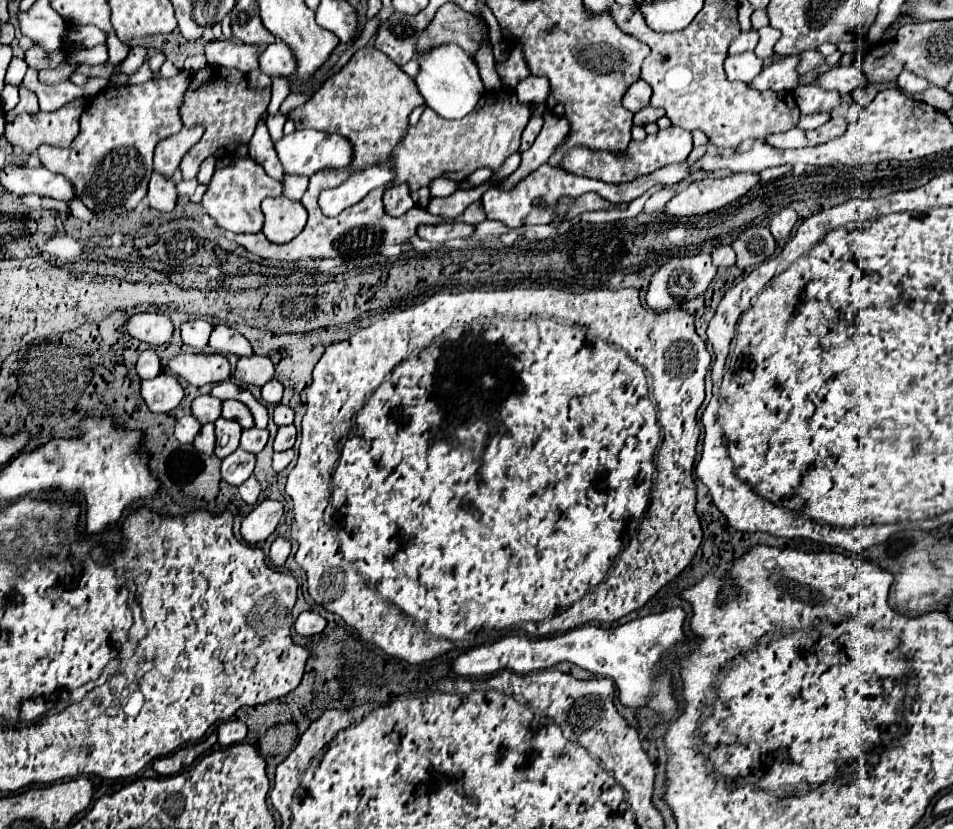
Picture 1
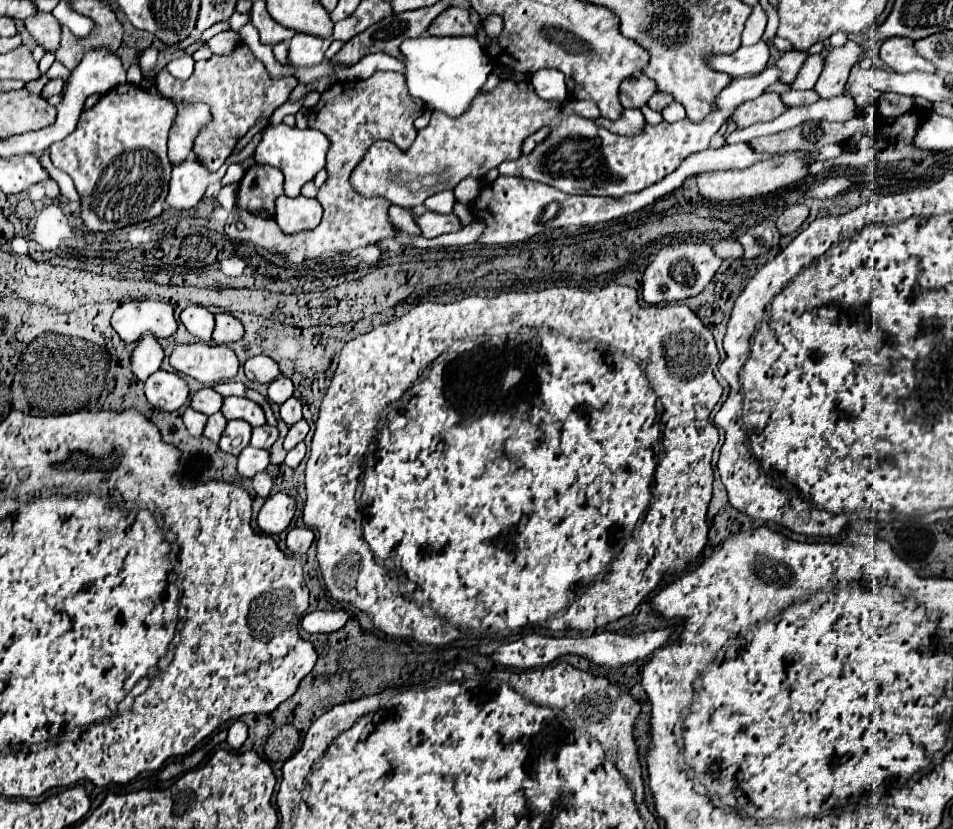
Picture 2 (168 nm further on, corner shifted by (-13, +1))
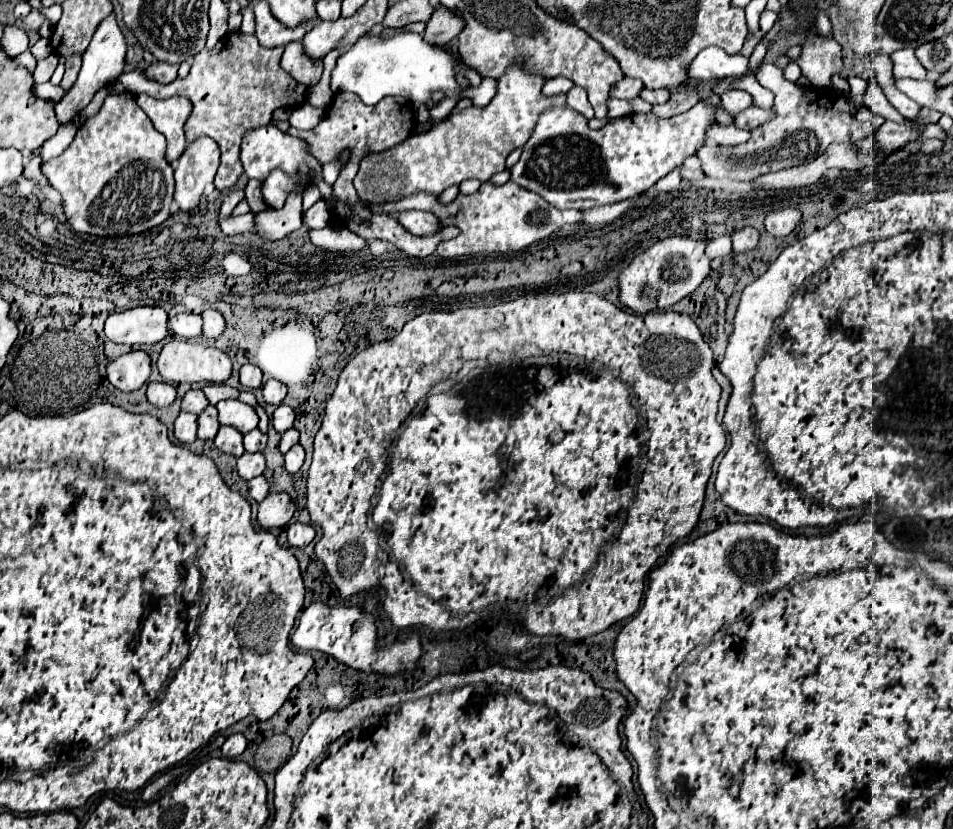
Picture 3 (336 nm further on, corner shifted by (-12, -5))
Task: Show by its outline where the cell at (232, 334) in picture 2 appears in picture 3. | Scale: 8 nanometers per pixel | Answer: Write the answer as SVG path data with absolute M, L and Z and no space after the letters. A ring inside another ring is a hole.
M204 310L200 316L204 320L204 324L202 324L202 336L208 338L208 340L218 338L222 334L222 330L224 330L224 318L222 318L222 314L218 310Z

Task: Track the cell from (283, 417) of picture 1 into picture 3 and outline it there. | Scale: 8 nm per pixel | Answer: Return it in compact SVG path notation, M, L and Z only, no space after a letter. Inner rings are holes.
M278 406L276 410L274 410L274 414L272 414L272 426L274 426L274 430L276 432L286 432L288 428L292 428L292 424L294 424L294 418L296 418L296 414L294 414L294 410L290 408L290 406Z

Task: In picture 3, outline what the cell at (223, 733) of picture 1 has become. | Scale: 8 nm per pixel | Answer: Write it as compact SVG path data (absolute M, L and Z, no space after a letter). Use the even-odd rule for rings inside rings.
M232 734L222 746L222 756L224 758L236 758L246 750L246 746L248 746L248 740L242 734Z

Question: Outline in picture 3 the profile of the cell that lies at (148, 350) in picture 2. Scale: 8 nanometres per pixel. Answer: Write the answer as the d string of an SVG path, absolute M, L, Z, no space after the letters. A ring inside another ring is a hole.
M142 350L122 354L116 360L112 360L106 368L108 382L122 392L142 388L148 376L150 376L150 356Z

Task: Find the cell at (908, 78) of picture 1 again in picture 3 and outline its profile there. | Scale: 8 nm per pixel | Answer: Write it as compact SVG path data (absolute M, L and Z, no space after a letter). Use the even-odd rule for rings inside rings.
M902 48L898 52L892 52L890 58L894 62L894 78L926 78L926 70L914 56L914 48Z

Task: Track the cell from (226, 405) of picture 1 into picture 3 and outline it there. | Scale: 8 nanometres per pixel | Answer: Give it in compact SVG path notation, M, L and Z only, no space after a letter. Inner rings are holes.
M222 400L216 404L218 408L218 420L220 424L234 426L242 434L254 430L258 426L258 416L252 406L238 402L238 400Z

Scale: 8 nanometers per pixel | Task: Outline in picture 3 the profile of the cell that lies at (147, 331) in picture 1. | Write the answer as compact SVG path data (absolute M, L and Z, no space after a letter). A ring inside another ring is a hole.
M138 306L108 316L104 332L116 344L154 344L168 336L168 314L160 306Z

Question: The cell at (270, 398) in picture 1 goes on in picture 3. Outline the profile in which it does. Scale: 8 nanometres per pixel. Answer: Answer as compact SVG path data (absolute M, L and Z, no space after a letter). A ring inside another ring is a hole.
M268 380L268 382L264 382L264 386L262 386L262 394L264 394L264 402L266 402L266 404L278 406L278 404L282 404L282 400L284 400L284 396L286 396L286 386L284 386L282 382Z

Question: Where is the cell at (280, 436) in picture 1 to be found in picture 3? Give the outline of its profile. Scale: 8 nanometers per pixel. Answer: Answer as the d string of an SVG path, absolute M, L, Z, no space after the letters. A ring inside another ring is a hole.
M290 428L286 434L282 434L282 440L280 440L280 452L286 454L296 442L298 442L298 430L296 428Z

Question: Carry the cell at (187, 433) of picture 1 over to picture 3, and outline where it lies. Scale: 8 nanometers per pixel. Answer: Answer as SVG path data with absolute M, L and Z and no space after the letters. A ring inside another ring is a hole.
M180 412L178 418L174 420L174 436L178 442L182 444L190 444L196 440L196 414L188 414L188 412Z

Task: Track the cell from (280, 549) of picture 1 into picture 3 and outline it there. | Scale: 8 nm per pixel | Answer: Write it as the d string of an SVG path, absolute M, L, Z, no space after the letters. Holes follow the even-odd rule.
M292 522L292 524L288 524L286 534L288 534L290 546L294 546L294 548L304 548L304 546L308 546L308 544L314 540L316 530L314 530L310 524Z

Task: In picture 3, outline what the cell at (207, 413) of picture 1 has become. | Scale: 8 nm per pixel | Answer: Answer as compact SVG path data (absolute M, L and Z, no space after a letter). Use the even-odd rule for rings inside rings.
M188 390L184 396L182 396L182 412L192 412L192 414L198 414L202 412L202 408L208 406L208 400L204 396L202 390Z

